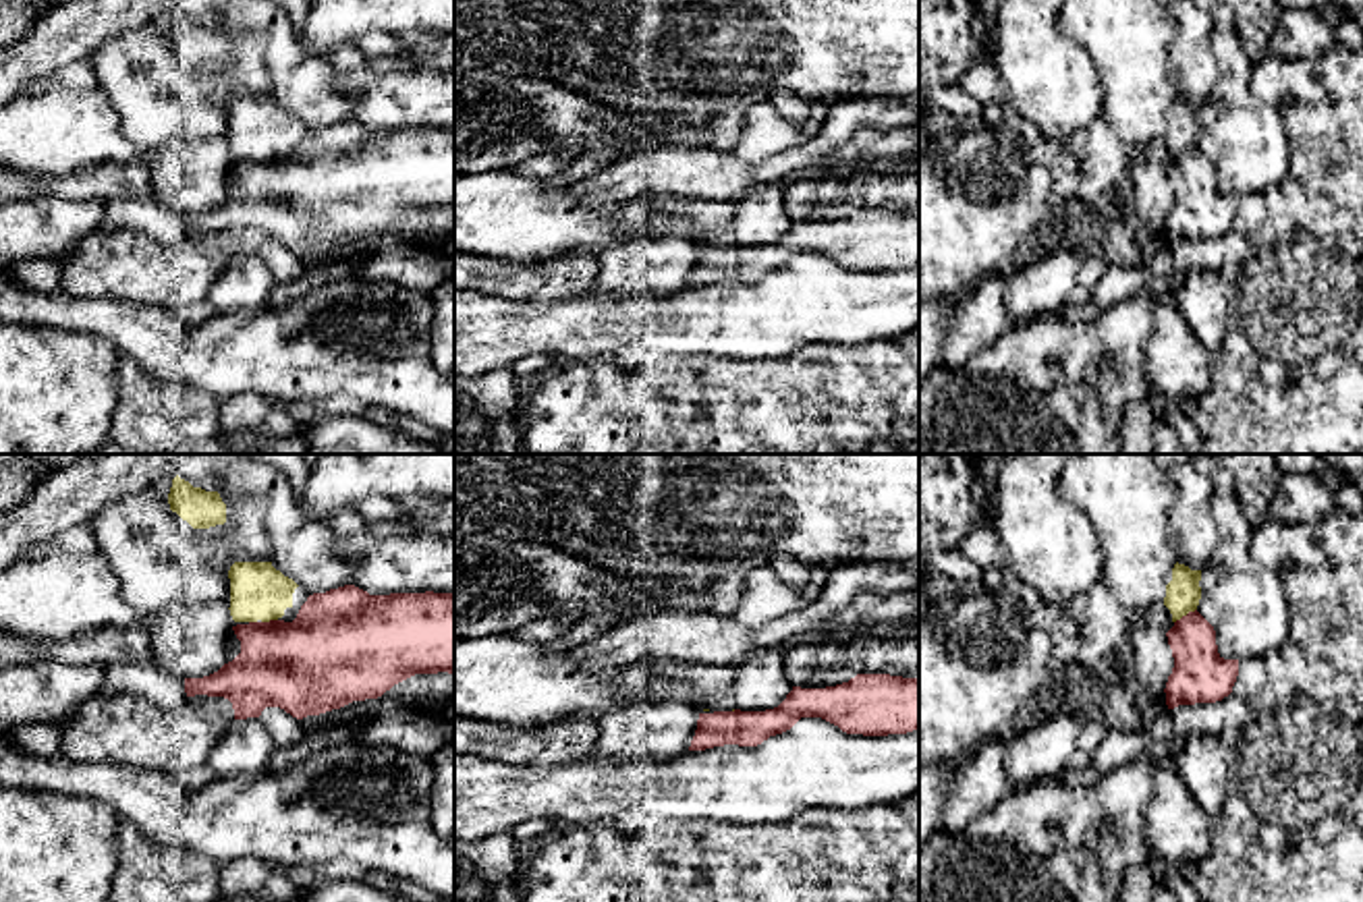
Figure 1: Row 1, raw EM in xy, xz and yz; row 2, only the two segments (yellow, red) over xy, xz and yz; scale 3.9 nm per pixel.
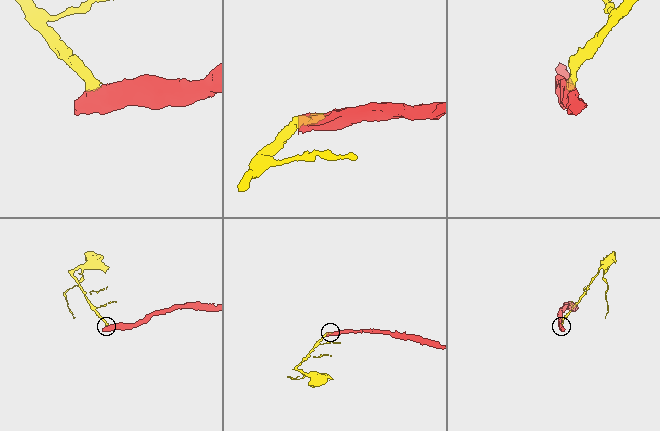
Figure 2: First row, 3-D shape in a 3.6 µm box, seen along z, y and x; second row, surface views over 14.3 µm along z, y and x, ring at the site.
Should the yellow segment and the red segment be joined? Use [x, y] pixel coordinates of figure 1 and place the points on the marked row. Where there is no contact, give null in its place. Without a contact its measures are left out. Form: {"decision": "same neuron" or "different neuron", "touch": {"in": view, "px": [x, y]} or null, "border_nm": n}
{"decision": "different neuron", "touch": {"in": "yz", "px": [1185, 614]}, "border_nm": 110}

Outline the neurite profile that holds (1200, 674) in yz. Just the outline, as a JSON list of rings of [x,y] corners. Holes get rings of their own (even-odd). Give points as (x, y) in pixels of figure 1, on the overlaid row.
[[[1195,610],[1166,632],[1174,668],[1166,682],[1166,705],[1216,703],[1232,693],[1239,659],[1218,653],[1214,626]]]

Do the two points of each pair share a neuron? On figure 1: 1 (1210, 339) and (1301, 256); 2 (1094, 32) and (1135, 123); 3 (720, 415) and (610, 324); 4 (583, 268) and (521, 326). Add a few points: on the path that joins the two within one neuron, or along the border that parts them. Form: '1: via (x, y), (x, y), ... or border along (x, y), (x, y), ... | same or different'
1: border along (1222, 278), (1227, 285), (1227, 336), (1212, 353) | different
2: via (1117, 54), (1135, 73), (1135, 100) | same
3: border along (704, 355), (664, 357), (637, 368), (606, 361) | different
4: border along (583, 293), (554, 299), (501, 299) | different

